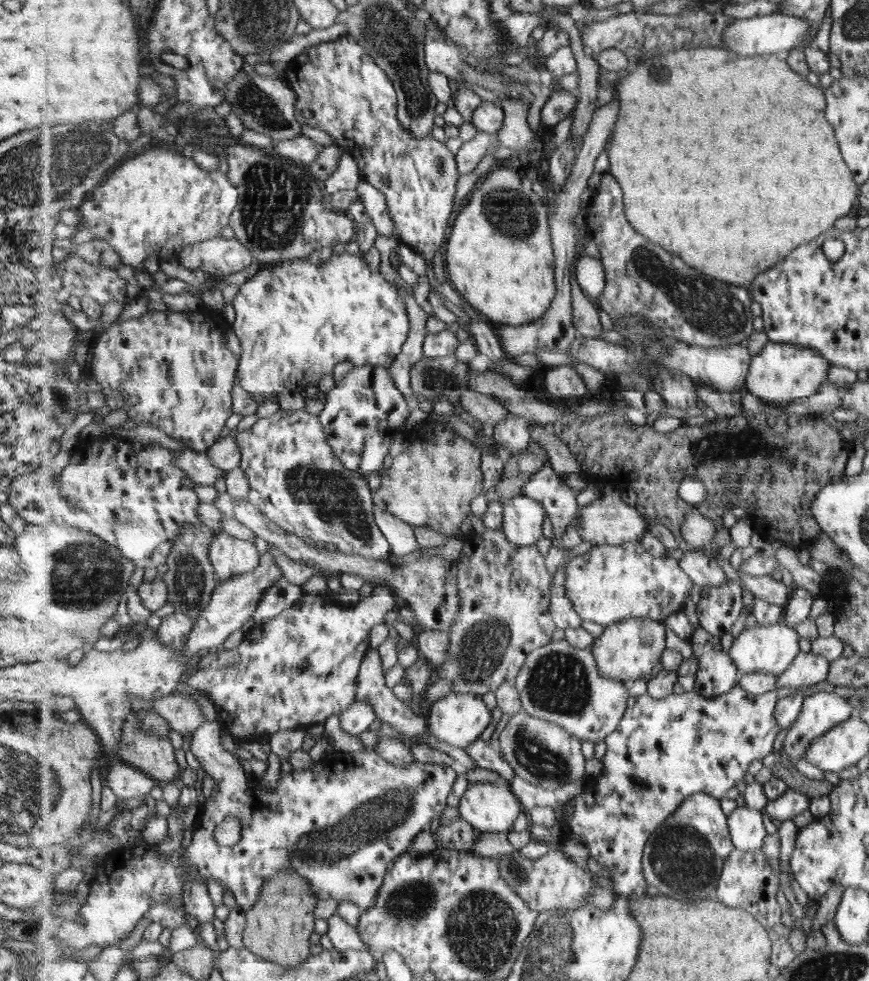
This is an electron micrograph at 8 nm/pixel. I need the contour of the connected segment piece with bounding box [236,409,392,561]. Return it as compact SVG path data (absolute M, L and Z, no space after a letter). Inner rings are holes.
M303 409L295 412L279 411L271 417L258 419L251 428L237 433L236 438L242 450L240 466L249 482L247 498L273 522L300 538L335 545L340 553L380 561L391 559L392 546L376 521L375 482L360 472L345 468L328 443L320 416L313 416Z

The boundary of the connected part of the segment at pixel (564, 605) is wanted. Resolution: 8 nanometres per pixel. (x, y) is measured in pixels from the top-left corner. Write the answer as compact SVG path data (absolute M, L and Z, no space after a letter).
M574 557L567 559L553 575L553 589L551 589L552 615L556 625L565 630L566 628L579 628L583 624L580 613L576 611L573 601L566 591L566 572Z

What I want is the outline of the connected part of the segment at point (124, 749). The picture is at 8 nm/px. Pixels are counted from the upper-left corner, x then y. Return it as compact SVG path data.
M133 712L122 723L119 753L126 764L138 768L159 785L179 780L181 770L169 738L157 738L140 729L140 718Z

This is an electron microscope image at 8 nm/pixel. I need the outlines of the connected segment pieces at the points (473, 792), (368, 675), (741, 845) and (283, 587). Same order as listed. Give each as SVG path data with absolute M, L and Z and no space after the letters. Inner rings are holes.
M473 783L465 792L458 811L460 817L469 822L473 827L480 830L481 833L494 832L508 834L513 829L513 824L519 814L521 814L521 805L519 798L511 789L508 789L496 783Z
M371 648L364 658L364 663L361 665L360 675L358 676L356 700L354 700L354 702L360 701L361 699L370 700L378 718L399 730L399 733L403 735L402 742L407 745L421 744L421 740L419 739L423 738L427 732L431 732L429 718L418 715L409 705L405 705L399 700L399 698L396 698L395 694L393 694L393 690L390 690L385 686L385 672L382 667L382 654L380 654L378 649Z
M747 805L736 808L728 816L728 825L736 848L745 852L759 850L768 835L761 810L748 808Z
M284 579L276 591L264 594L260 606L253 613L253 623L260 624L269 622L284 610L292 607L306 593L299 585L293 584L290 580Z

